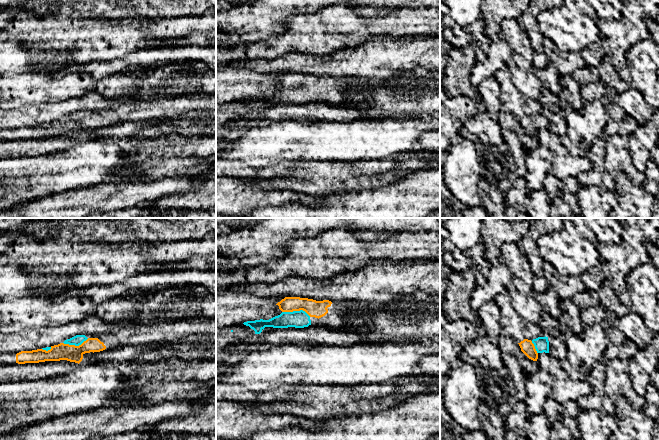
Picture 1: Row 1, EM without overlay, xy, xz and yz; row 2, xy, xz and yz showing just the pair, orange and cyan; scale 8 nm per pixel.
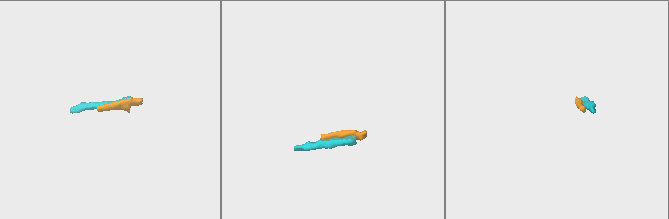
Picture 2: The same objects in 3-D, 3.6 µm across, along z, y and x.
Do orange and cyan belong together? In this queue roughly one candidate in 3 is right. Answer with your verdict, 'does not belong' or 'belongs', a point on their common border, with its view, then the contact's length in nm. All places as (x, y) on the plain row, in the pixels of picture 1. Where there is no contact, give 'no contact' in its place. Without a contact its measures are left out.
belongs | xz (296, 86) | 240 nm

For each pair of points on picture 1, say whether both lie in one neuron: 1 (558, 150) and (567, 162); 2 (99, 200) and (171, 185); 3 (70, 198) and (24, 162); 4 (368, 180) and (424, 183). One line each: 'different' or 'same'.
1: same
2: same
3: different
4: different

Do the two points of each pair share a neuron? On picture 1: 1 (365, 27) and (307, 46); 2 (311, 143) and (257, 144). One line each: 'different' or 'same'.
1: same
2: same

